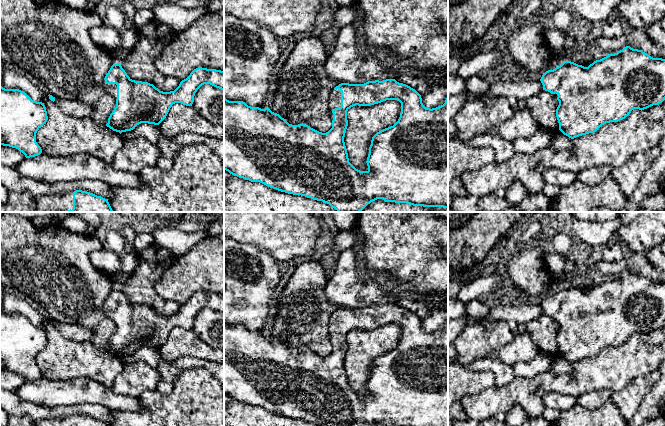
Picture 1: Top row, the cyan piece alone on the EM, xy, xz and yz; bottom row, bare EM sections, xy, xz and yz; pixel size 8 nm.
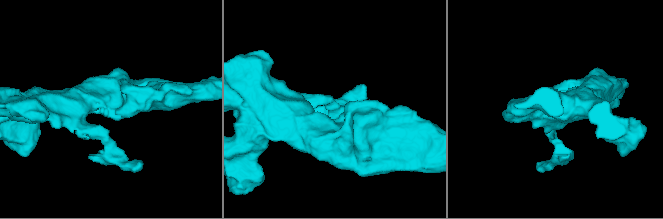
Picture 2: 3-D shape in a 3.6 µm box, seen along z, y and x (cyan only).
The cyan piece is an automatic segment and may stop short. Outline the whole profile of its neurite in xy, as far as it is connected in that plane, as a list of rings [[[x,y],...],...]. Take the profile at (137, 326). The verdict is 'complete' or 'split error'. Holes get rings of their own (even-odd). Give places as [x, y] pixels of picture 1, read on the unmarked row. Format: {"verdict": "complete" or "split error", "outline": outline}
{"verdict": "split error", "outline": [[[113,288],[103,304],[103,311],[116,324],[116,331],[108,342],[107,351],[113,355],[131,355],[141,347],[159,349],[175,327],[192,330],[197,314],[204,308],[210,308],[224,314],[224,295],[198,291],[182,304],[179,310],[170,316],[163,316],[153,308],[132,304],[121,288]]]}

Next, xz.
{"verdict": "split error", "outline": [[[395,303],[364,308],[341,307],[331,315],[328,331],[332,352],[322,357],[305,348],[289,348],[269,332],[251,331],[243,325],[229,325],[224,321],[224,394],[281,416],[322,426],[373,426],[377,423],[385,426],[448,426],[448,320],[443,329],[430,333],[423,329],[421,319],[415,313]],[[386,324],[401,327],[400,341],[393,350],[372,361],[366,385],[368,394],[360,395],[349,386],[344,366],[347,335],[356,329],[370,330]]]}

